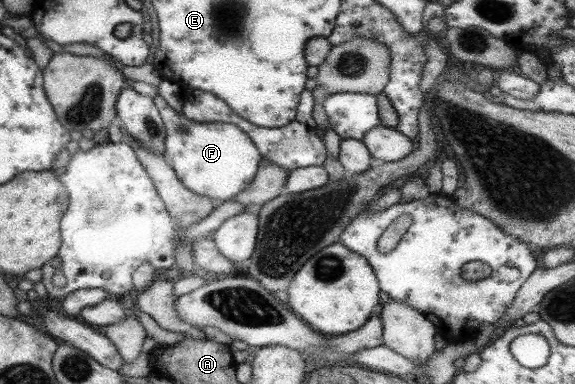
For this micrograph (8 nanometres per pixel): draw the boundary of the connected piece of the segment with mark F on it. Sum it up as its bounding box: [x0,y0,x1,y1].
[152,95,262,203]

